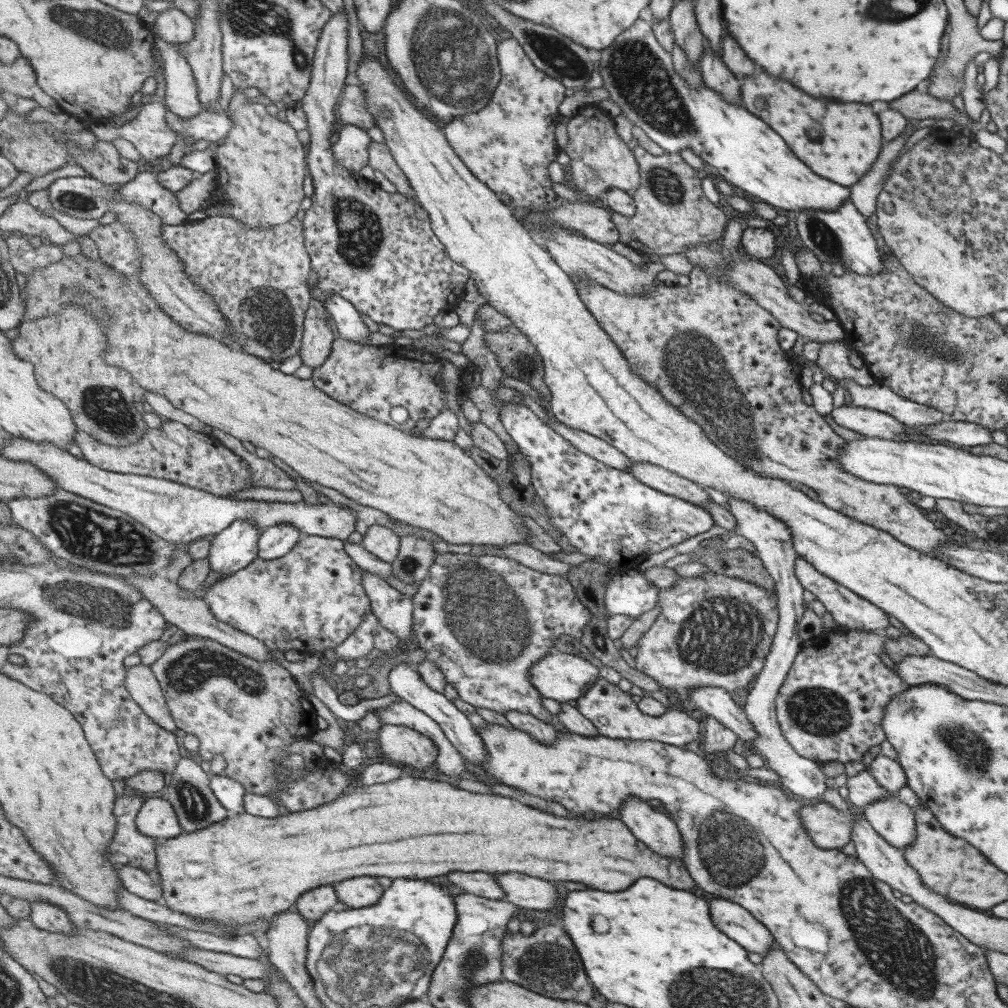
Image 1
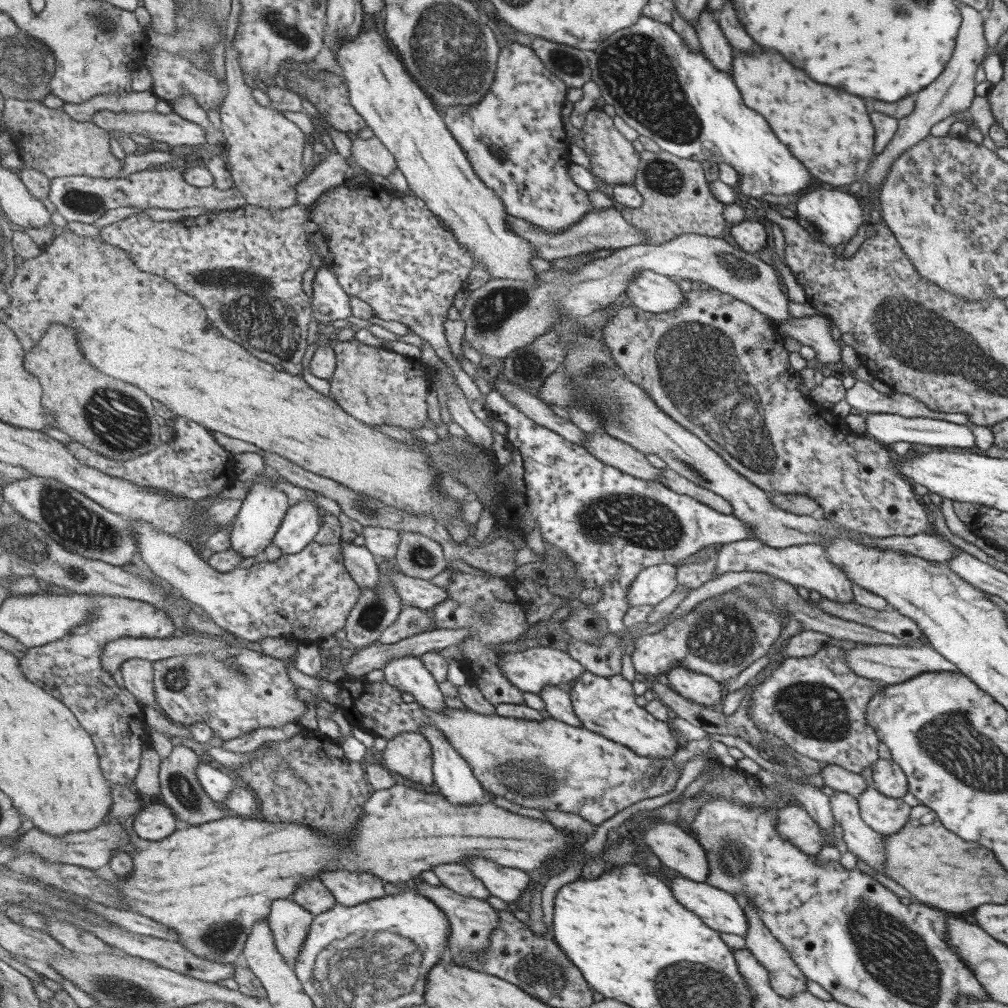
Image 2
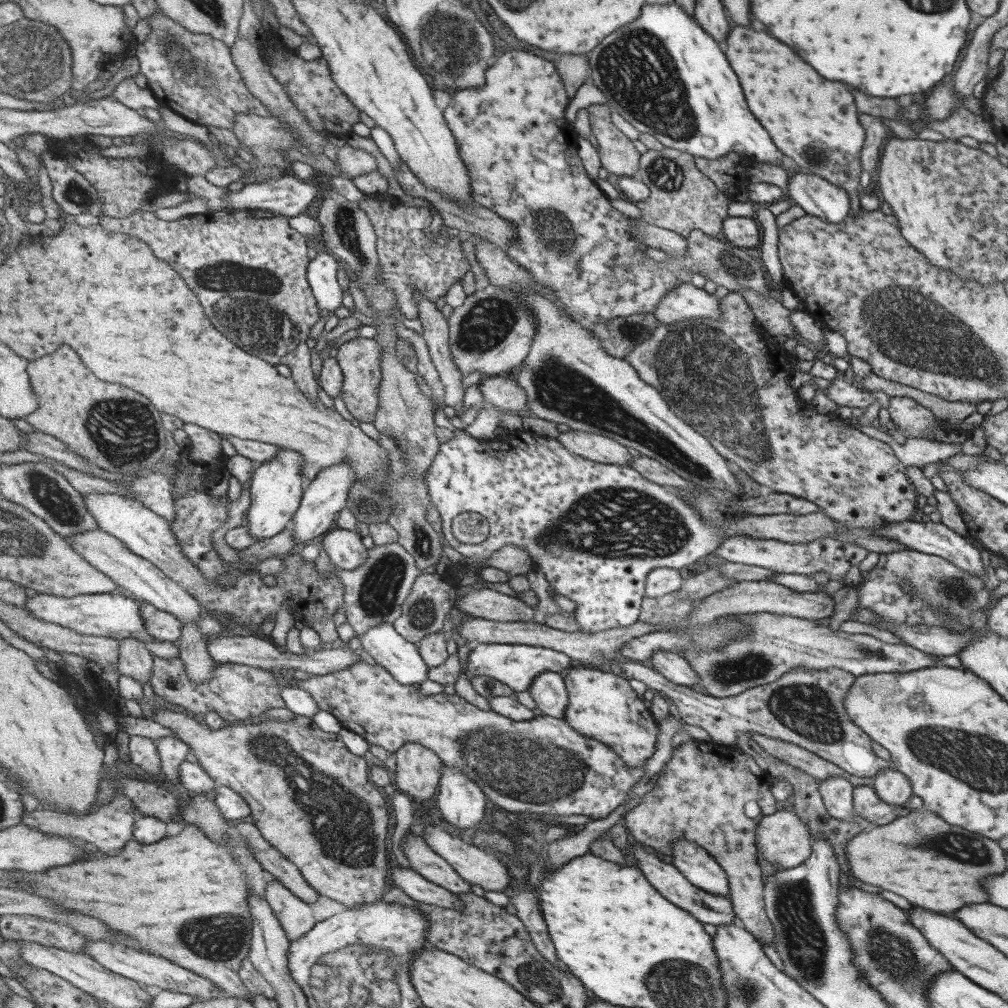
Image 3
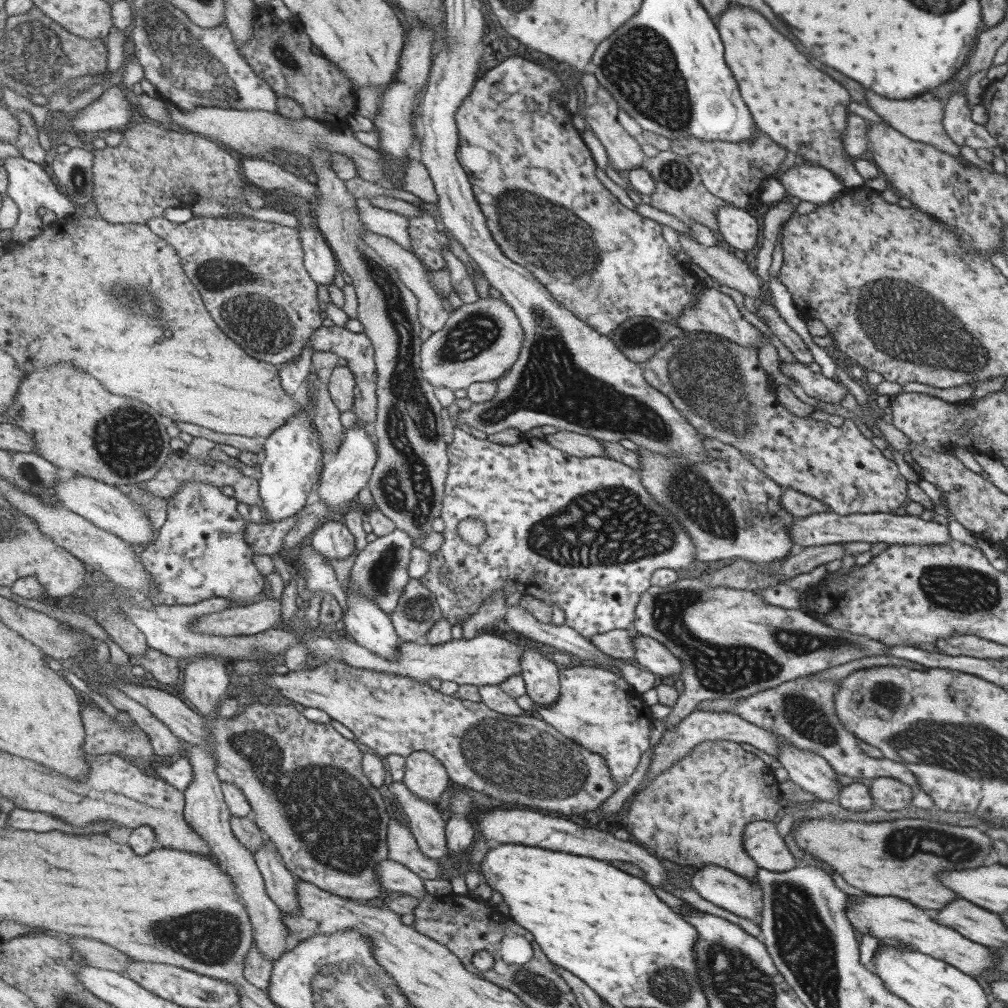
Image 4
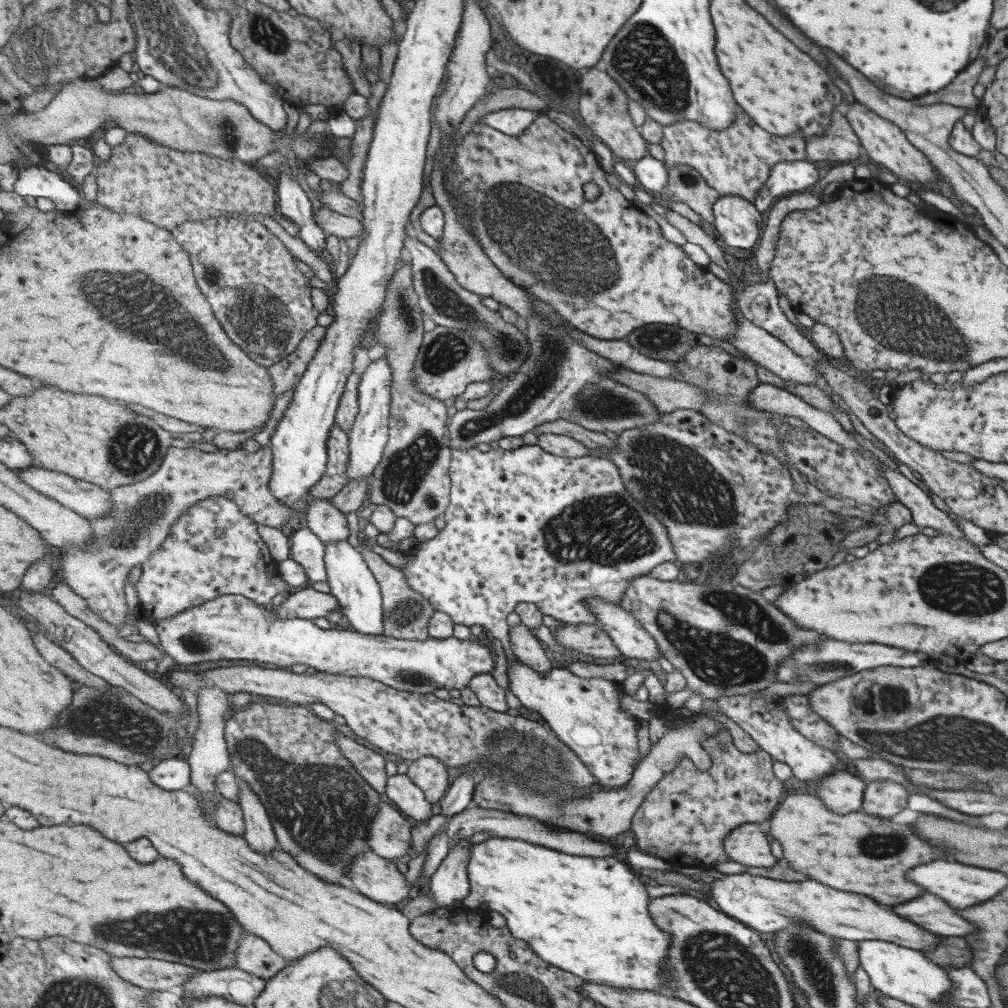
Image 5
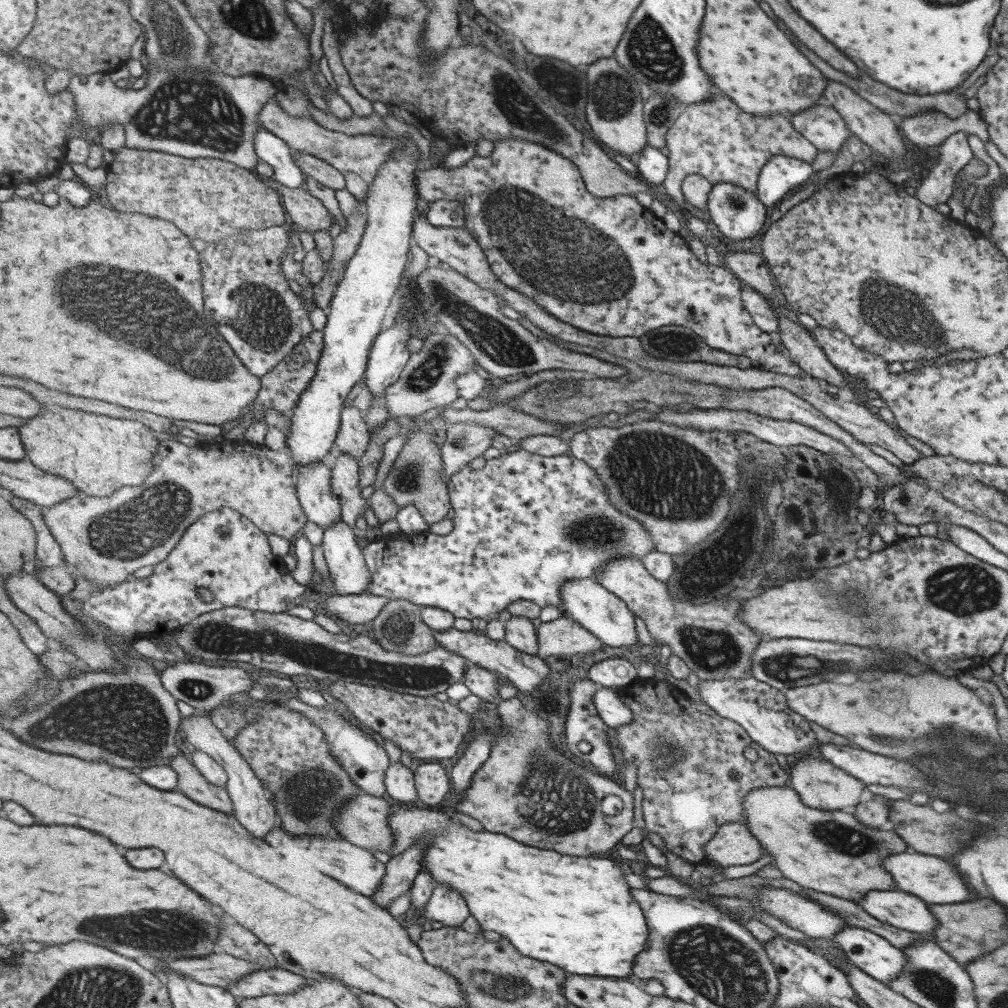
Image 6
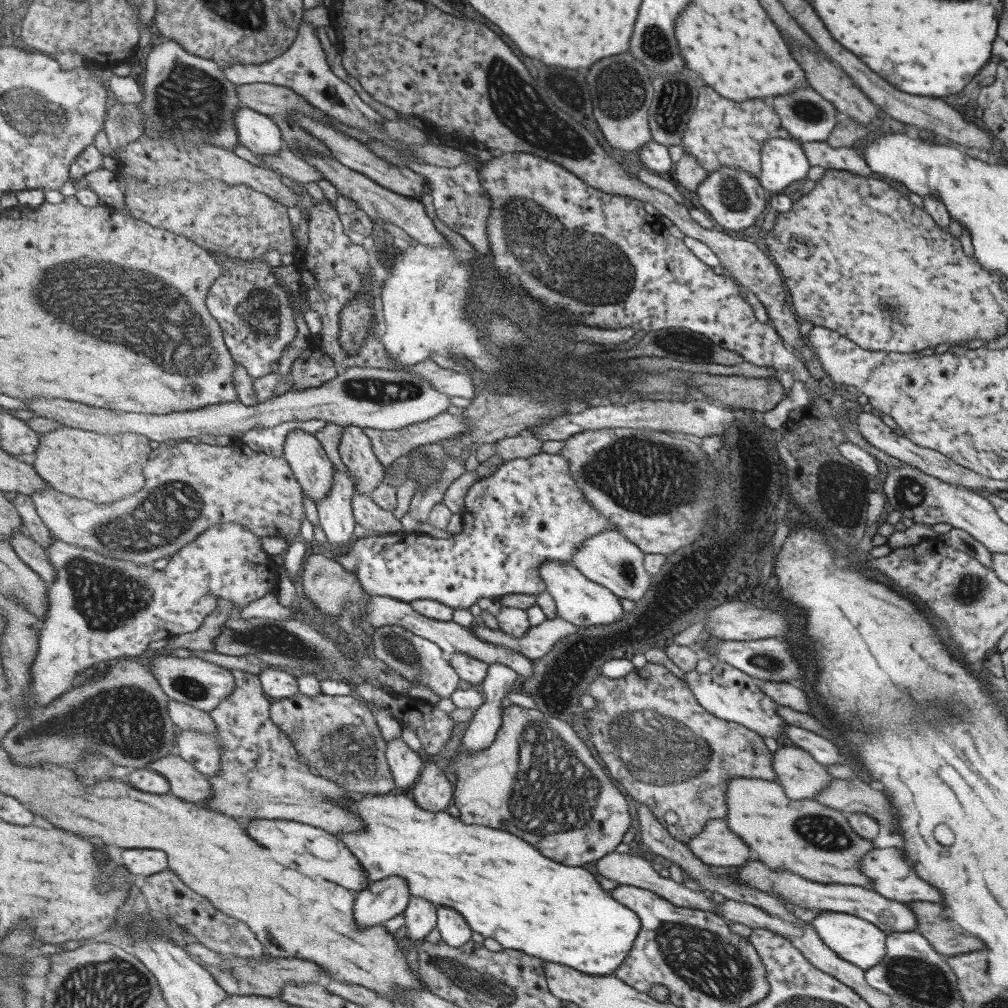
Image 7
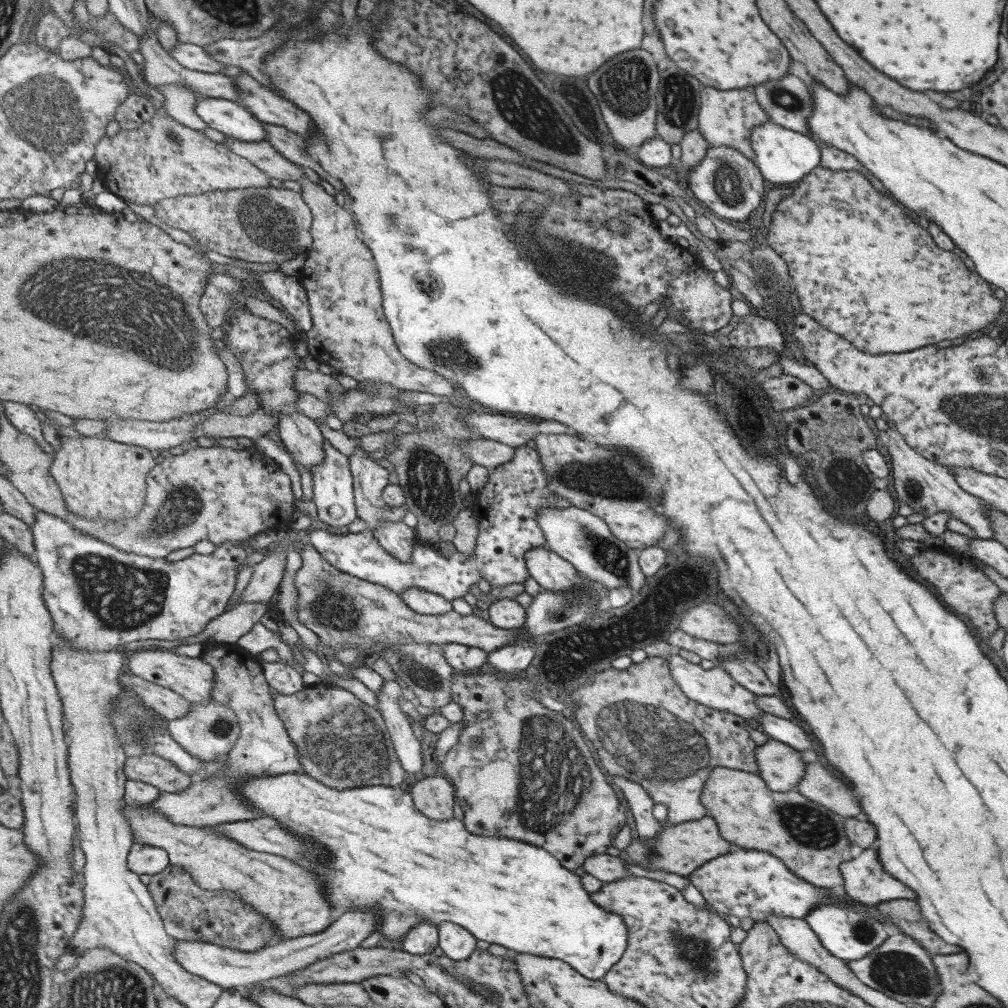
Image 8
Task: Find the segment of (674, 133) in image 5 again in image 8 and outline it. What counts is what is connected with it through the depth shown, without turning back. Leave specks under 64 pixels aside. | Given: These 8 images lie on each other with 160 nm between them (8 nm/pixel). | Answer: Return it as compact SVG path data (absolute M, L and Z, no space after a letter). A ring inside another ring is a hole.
M709 87L701 89L696 129L704 135L708 147L733 147L754 162L749 133L751 128L767 121L769 121L768 116L757 105L757 100L749 89L739 89L734 93ZM817 142L817 146L820 150L819 167L833 171L853 170L859 172L861 176L869 181L871 187L875 188L875 191L878 191L881 195L885 195L881 182L879 182L877 178L873 178L855 157L842 150L837 150L832 146L828 146L828 144L818 144Z

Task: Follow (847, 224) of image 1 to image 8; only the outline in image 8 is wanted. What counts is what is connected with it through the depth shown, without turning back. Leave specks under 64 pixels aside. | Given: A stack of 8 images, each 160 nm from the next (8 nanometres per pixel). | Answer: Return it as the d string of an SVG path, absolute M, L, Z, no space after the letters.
M771 121L751 128L749 142L754 152L755 167L772 186L797 182L811 173L811 170L819 167L820 150L813 138L783 128Z

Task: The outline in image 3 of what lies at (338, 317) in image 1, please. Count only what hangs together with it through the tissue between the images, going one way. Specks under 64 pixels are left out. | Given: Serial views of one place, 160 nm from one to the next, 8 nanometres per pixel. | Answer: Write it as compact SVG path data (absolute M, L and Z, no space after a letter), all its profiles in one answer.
M327 249L319 250L317 256L308 264L308 281L317 297L317 306L322 311L321 320L311 328L309 337L321 337L327 324L327 316L343 304L343 290L337 274L339 262Z

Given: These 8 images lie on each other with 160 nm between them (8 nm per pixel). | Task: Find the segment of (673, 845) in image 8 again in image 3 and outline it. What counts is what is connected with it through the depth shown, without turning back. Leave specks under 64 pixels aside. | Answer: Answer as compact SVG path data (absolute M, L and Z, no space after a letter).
M791 808L761 817L754 833L758 858L768 866L793 868L810 855L808 828Z

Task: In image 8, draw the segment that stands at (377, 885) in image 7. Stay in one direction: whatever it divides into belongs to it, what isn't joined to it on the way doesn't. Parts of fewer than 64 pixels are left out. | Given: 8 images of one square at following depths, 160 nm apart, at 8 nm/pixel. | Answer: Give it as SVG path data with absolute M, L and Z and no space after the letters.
M357 908L341 915L323 933L292 939L284 938L274 947L267 946L257 952L240 951L201 941L177 941L176 959L189 972L207 978L225 990L245 990L253 985L259 985L260 982L303 970L322 958L355 950L365 938L369 938L369 934L378 930L379 925L380 916L374 910Z

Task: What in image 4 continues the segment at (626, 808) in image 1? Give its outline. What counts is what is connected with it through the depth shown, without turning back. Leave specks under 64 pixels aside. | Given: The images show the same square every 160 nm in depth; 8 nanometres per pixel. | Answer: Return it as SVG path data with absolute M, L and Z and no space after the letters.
M702 864L696 868L697 871L689 876L689 880L691 880L689 884L701 898L731 912L731 914L758 924L763 906L762 890L758 883L748 882L745 877L713 864Z

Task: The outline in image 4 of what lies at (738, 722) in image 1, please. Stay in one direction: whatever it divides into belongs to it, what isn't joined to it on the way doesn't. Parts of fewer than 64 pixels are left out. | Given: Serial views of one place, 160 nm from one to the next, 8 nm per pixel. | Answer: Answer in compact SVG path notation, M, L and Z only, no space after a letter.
M637 635L636 660L658 679L679 674L682 666L668 648L645 635Z

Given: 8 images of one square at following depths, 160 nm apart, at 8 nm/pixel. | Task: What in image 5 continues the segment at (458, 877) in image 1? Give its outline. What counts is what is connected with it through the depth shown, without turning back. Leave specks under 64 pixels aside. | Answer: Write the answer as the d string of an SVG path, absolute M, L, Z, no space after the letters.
M380 802L380 812L368 828L368 843L379 856L391 861L410 857L415 825L407 823L399 809Z

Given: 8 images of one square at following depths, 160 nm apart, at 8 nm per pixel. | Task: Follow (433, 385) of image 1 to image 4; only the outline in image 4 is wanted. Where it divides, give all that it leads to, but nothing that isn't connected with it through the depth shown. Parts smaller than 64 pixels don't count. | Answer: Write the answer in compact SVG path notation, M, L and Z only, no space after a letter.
M339 325L322 326L308 340L317 352L320 347L333 350L341 359L347 360L347 366L356 374L356 408L353 412L359 420L373 424L378 417L378 366L376 365L376 350L371 339L363 333L351 332Z

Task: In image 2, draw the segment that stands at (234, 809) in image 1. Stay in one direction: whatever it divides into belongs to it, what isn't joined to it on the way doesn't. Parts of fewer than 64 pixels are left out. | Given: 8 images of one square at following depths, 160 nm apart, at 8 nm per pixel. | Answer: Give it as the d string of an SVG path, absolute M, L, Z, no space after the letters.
M201 763L196 770L197 776L203 784L210 798L217 802L225 802L240 782L226 769L217 769L208 763Z

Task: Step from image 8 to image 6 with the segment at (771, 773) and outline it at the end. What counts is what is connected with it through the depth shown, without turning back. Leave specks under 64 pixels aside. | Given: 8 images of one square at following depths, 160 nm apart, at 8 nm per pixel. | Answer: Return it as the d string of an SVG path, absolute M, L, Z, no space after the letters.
M811 756L798 757L793 766L788 767L788 783L793 789L801 804L812 809L840 810L843 806L855 806L859 803L861 790L865 788L863 782L849 776L840 768L833 766L830 762Z

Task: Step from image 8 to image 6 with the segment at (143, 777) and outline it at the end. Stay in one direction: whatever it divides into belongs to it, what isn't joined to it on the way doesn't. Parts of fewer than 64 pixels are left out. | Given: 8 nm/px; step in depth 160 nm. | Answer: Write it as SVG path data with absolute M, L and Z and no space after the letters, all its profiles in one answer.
M182 754L174 757L170 765L178 774L179 786L177 790L180 793L187 795L203 806L233 815L234 802L226 788L209 782L196 765L189 762Z

